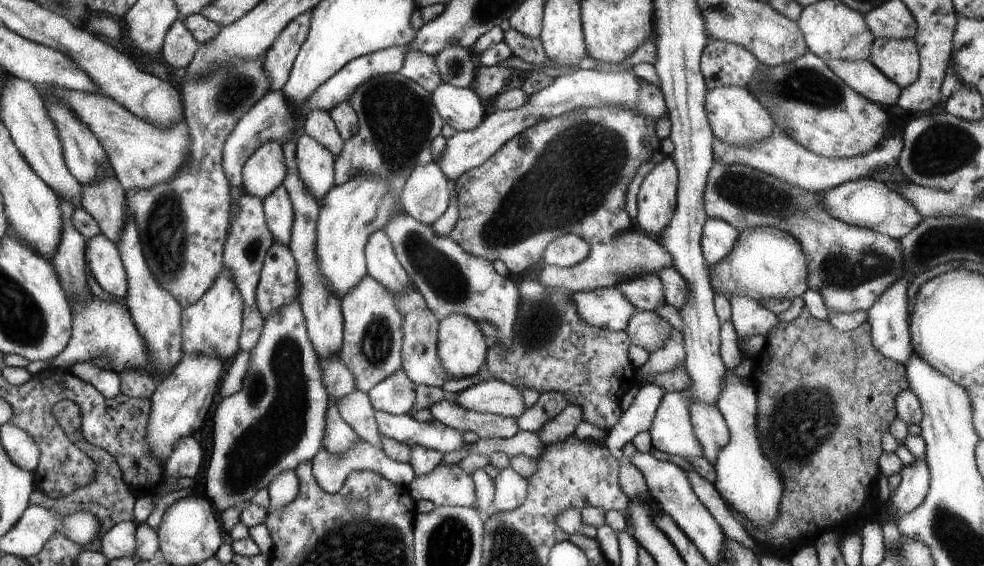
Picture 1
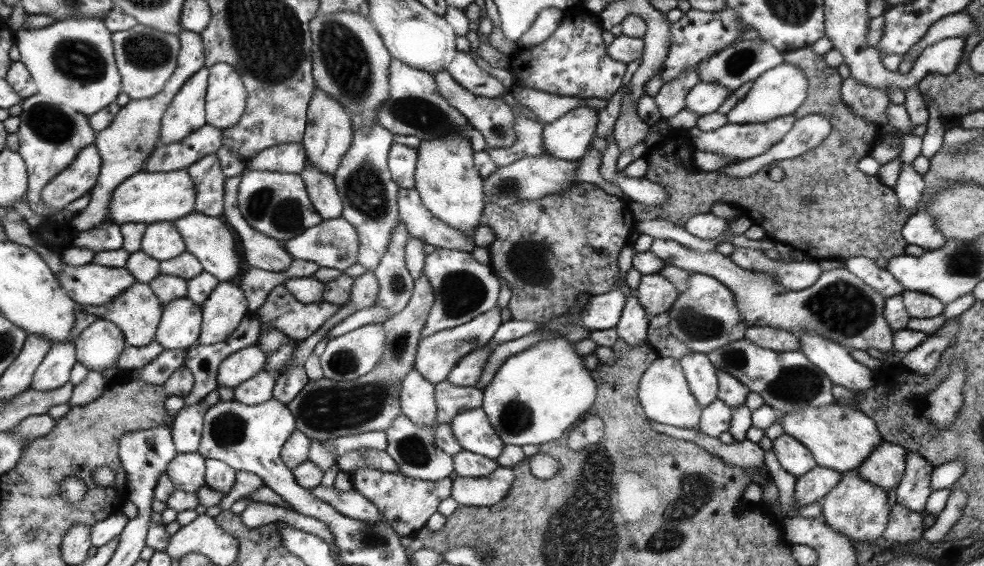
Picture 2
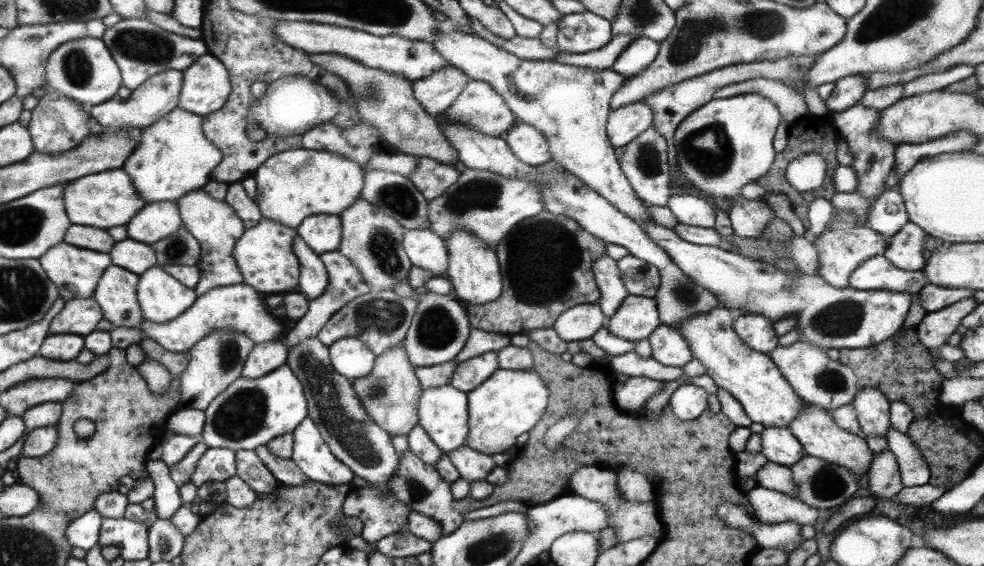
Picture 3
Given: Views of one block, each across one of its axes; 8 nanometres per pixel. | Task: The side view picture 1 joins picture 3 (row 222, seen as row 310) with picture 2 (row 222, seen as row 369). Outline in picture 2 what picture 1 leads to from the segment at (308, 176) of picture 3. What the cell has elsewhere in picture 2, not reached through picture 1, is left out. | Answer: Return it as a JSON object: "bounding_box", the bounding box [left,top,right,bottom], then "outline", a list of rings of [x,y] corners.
{"bounding_box":[237,170,323,242],"outline":[[[247,170],[239,182],[237,206],[243,218],[257,228],[261,234],[271,236],[279,242],[289,242],[297,234],[305,232],[311,226],[323,222],[319,212],[309,200],[305,180],[299,174],[277,174],[271,170]]]}

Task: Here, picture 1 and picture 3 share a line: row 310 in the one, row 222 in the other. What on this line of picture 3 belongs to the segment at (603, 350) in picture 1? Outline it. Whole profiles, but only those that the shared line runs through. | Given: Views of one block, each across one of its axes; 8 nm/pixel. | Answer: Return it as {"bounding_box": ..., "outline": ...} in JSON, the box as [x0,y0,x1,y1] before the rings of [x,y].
{"bounding_box":[465,212,605,336],"outline":[[[541,212],[533,218],[517,222],[501,242],[493,246],[503,274],[503,290],[497,300],[485,306],[465,306],[471,330],[493,332],[501,336],[521,334],[531,330],[553,328],[557,316],[579,304],[595,304],[601,296],[593,264],[605,256],[605,242],[585,232],[575,220]]]}

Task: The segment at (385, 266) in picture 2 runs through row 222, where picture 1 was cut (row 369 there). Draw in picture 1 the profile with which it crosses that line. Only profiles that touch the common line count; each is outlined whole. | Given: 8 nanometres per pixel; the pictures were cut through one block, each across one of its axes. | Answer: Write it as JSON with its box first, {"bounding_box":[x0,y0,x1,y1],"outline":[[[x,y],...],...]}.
{"bounding_box":[365,368,417,416],"outline":[[[399,368],[397,372],[393,372],[385,380],[381,380],[381,384],[369,388],[365,394],[369,396],[375,412],[403,416],[405,412],[409,412],[409,406],[417,396],[415,390],[417,390],[417,386],[413,384],[413,380],[409,380],[407,372],[403,368]]]}

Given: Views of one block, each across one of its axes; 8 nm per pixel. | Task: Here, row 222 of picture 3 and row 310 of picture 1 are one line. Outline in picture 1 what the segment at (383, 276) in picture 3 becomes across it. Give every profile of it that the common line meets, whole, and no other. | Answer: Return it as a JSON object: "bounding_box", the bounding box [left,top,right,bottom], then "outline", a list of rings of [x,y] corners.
{"bounding_box":[339,274,403,392],"outline":[[[369,274],[339,300],[343,314],[343,346],[339,356],[351,370],[357,390],[367,392],[403,368],[403,316],[395,308],[395,296]]]}

